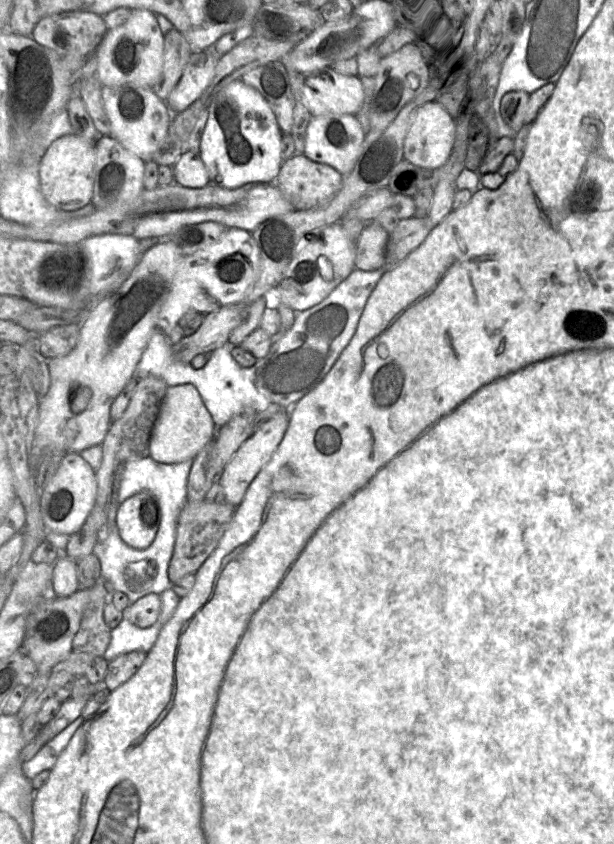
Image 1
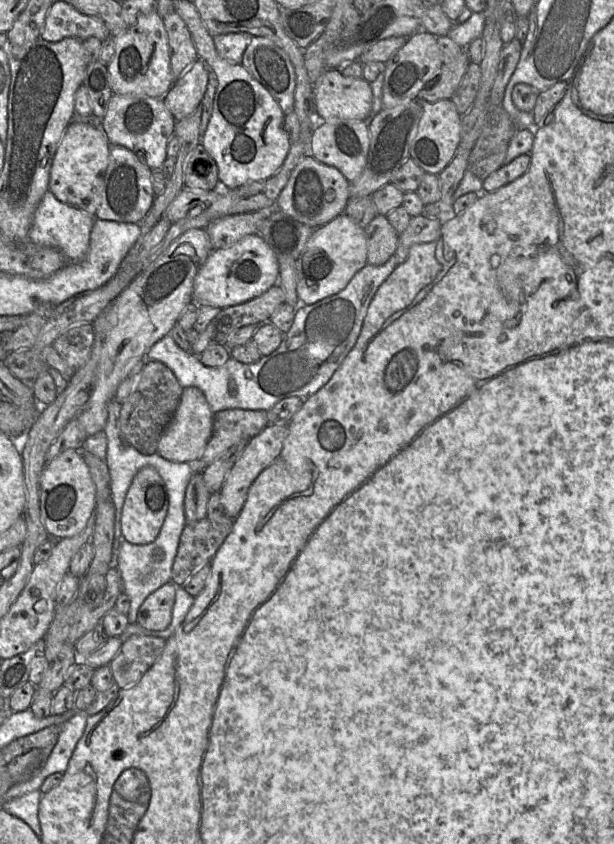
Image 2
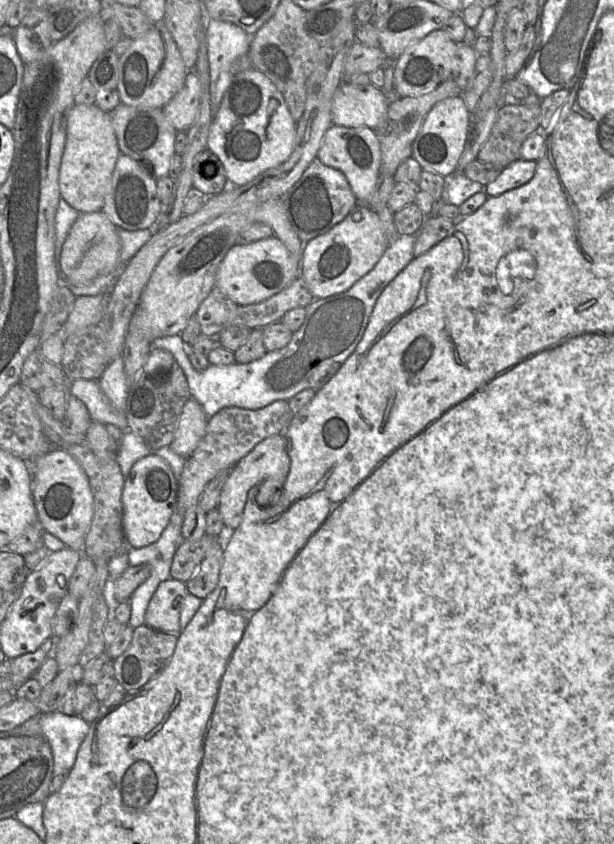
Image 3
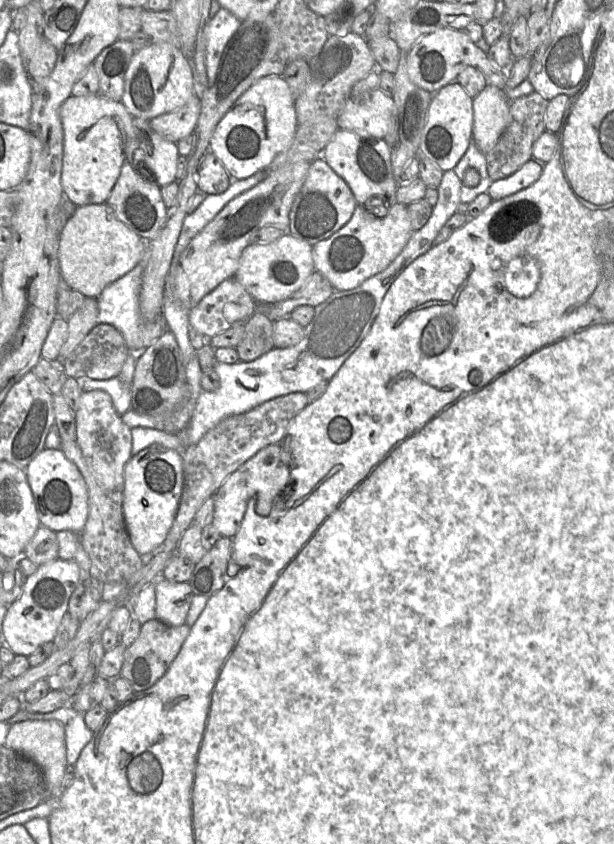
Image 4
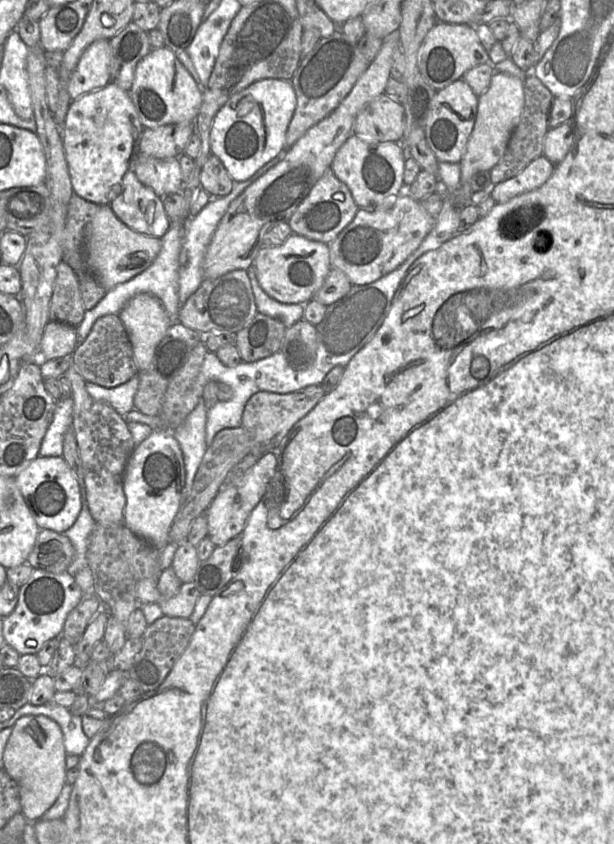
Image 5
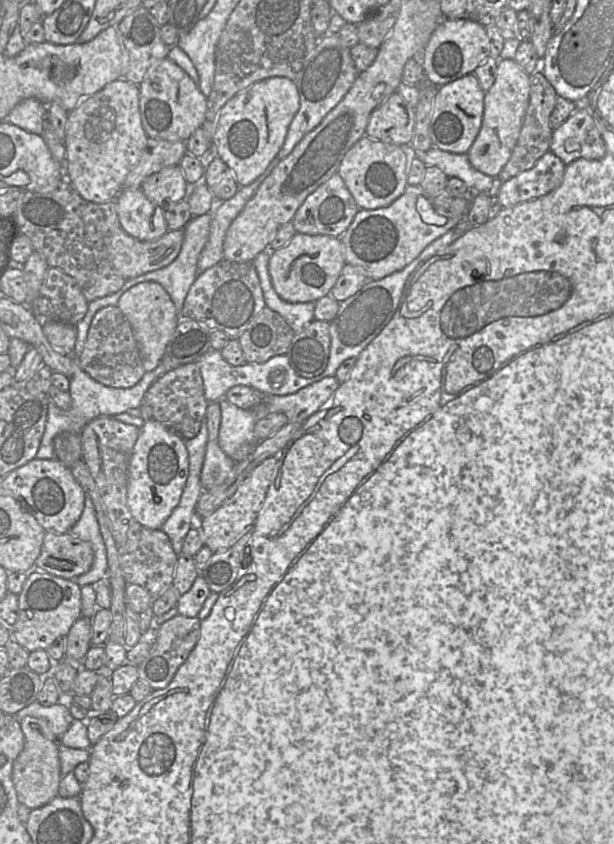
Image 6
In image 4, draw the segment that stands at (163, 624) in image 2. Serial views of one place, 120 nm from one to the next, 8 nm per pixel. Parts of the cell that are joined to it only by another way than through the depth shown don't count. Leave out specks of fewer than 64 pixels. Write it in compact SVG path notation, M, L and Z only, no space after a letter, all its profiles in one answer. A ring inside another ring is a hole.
M163 577L156 579L153 584L156 619L171 626L185 624L194 595L190 584L171 582Z

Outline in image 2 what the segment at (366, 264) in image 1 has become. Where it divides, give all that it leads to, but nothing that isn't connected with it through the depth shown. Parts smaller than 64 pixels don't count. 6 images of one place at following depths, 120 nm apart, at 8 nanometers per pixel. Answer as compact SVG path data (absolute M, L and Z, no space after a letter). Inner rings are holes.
M378 214L365 228L367 237L367 263L382 265L394 255L399 235L385 215Z

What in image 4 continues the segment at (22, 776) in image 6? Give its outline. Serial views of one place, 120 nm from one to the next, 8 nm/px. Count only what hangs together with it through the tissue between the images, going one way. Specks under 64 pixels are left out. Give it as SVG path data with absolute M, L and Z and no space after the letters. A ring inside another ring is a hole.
M55 719L16 722L10 726L4 745L32 760L40 768L46 783L48 798L61 793L62 780L68 765L65 730L61 722Z

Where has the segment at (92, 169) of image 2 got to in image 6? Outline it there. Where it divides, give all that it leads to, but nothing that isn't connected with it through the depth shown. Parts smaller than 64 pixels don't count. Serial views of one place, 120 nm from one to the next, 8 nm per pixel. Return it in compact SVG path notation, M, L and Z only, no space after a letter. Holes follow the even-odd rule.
M117 79L69 111L64 139L65 177L87 201L115 200L147 140L140 115L139 87L126 79Z

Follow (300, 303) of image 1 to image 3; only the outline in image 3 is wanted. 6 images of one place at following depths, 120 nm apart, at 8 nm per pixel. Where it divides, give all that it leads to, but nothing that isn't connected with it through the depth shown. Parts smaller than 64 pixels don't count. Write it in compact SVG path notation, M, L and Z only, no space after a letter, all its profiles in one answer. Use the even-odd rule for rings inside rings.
M357 203L341 222L303 245L299 277L305 280L315 300L342 293L375 266L388 246L384 226L378 213L365 204Z

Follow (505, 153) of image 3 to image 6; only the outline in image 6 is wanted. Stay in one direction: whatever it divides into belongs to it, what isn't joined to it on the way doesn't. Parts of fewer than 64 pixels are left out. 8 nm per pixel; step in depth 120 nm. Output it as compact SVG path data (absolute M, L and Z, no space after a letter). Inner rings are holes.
M536 70L529 75L530 97L529 105L526 110L523 125L518 137L517 143L513 149L510 159L495 178L503 182L518 175L521 172L531 169L537 161L550 150L552 139L552 127L550 125L550 116L555 107L557 94L551 83L547 80L540 70Z

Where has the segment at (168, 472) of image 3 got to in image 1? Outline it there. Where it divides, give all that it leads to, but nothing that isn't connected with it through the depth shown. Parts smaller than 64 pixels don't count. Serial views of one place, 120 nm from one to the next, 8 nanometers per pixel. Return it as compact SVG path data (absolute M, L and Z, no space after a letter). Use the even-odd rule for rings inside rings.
M142 491L129 497L117 511L119 535L126 545L136 550L144 550L153 543L160 523L159 501L151 491Z

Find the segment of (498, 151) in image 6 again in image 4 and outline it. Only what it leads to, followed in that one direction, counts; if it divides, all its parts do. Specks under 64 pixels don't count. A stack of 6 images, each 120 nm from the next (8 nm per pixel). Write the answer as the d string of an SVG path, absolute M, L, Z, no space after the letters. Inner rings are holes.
M487 85L473 99L473 141L484 153L496 145L510 118L510 100L504 89Z

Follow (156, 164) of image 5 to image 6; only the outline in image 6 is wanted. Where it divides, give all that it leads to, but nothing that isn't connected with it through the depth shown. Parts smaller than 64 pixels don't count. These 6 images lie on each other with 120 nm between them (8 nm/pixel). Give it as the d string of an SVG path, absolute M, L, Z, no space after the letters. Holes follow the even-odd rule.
M180 165L166 167L153 173L141 184L141 190L145 196L161 206L187 199L190 187Z

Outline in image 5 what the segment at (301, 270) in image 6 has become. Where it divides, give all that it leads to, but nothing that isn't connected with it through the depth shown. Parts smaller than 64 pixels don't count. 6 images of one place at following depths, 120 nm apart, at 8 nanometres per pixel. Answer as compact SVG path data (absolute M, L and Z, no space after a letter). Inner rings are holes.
M291 234L279 246L262 246L253 262L261 288L271 298L284 304L303 304L313 299L331 270L329 245Z

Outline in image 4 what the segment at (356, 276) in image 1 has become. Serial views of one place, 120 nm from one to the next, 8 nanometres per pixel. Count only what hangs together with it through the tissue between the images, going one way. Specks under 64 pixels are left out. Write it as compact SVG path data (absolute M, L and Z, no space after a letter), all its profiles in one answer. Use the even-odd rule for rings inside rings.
M453 169L445 171L438 187L438 200L428 222L413 232L402 251L384 270L364 280L356 288L334 290L325 302L314 307L314 317L304 328L304 336L297 345L286 349L273 348L251 362L216 362L213 367L219 376L220 386L214 392L204 391L201 387L201 367L195 352L185 367L189 395L184 405L189 405L193 412L187 428L177 433L183 444L196 444L227 416L246 413L264 402L290 393L306 394L321 382L330 381L371 331L391 285L415 259L433 246L441 228L456 212L460 204L461 186L462 181ZM146 258L132 271L108 285L96 298L98 303L98 324L110 324L123 336L130 353L141 352L153 344L166 330L167 324L160 314L152 323L144 324L139 311L139 299Z

